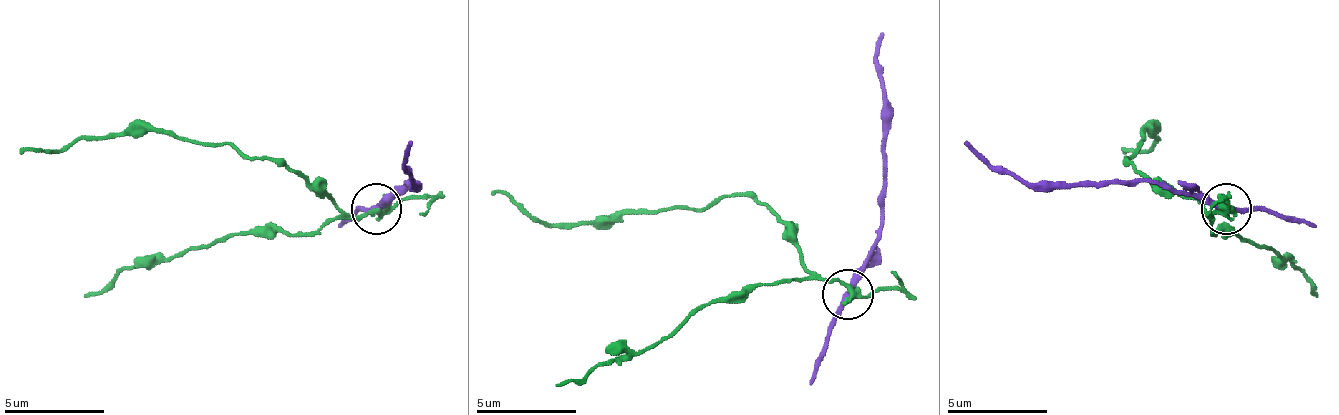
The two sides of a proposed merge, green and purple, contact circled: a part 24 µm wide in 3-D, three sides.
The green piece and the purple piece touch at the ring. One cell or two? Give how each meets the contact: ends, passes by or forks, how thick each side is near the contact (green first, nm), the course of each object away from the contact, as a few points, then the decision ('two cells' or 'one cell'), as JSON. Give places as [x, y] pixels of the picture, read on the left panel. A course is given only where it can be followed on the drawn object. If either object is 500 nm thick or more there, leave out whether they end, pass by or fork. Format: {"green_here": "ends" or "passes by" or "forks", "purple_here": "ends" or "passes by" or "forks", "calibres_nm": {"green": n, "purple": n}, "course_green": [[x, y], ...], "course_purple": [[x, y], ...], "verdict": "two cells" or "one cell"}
{"green_here": "passes by", "purple_here": "passes by", "calibres_nm": {"green": 360, "purple": 280}, "course_green": [[375, 210], [345, 215], [274, 159], [249, 159], [229, 144], [173, 139], [153, 129], [72, 139], [22, 154]], "course_purple": [[375, 210], [410, 180], [410, 185], [410, 139]], "verdict": "two cells"}

